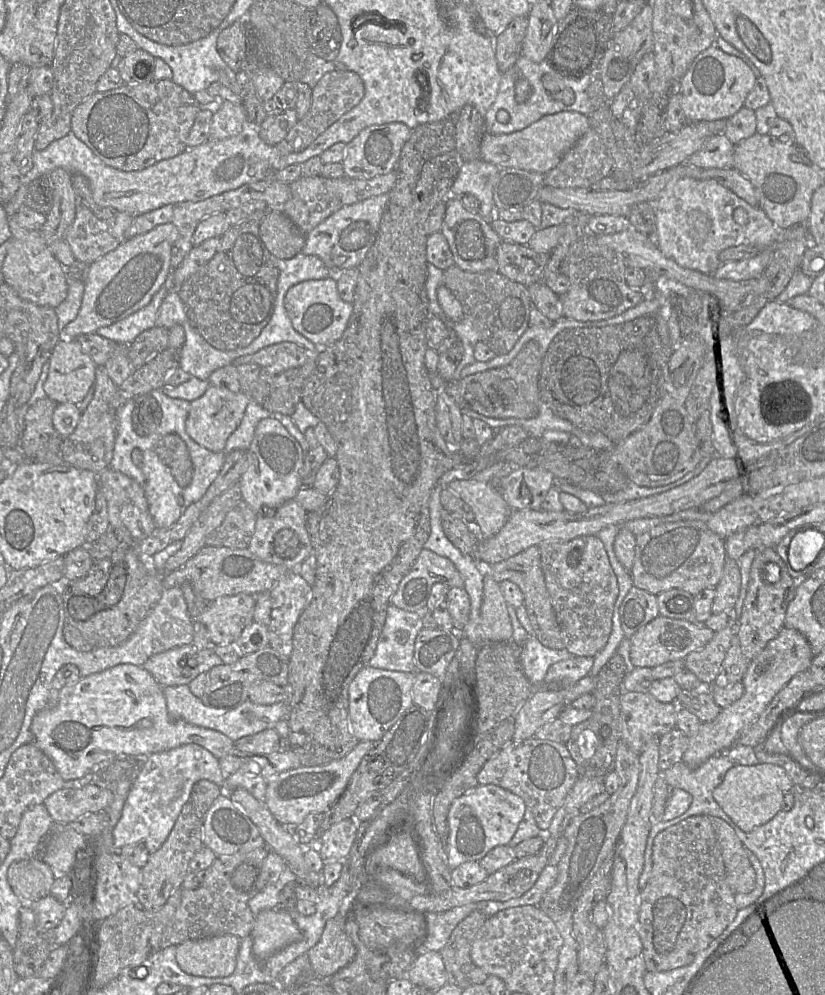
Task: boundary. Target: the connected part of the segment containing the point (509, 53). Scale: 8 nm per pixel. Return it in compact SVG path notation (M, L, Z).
M520 16L502 32L494 34L496 58L502 73L510 70L522 55L522 45L528 24L528 16Z

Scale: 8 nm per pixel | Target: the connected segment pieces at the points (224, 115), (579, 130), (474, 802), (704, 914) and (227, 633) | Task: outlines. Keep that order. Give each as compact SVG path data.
M222 101L220 108L213 114L210 139L223 140L237 136L243 130L247 120L243 105L236 105L229 101Z
M561 111L545 115L517 132L500 135L484 132L480 139L479 158L501 169L518 168L546 173L559 164L576 140L588 129L588 116L579 112Z
M479 784L456 798L449 808L447 817L448 835L445 848L450 868L456 868L465 862L479 862L494 847L508 845L524 816L525 809L526 804L521 797L494 784Z
M690 816L680 821L679 823L659 832L654 838L652 858L653 867L650 878L646 886L640 891L637 930L642 943L642 953L646 971L664 972L690 964L699 952L707 948L709 944L726 929L726 927L735 918L738 909L735 905L734 893L726 882L725 868L721 849L712 823L710 821L710 816Z
M246 593L207 602L199 620L206 627L211 644L234 644L242 631L254 622L255 604L255 595Z

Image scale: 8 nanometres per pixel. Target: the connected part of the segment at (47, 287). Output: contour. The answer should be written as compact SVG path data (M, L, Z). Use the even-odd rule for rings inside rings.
M16 216L9 217L10 245L2 266L4 283L12 287L20 298L39 306L58 307L67 296L67 270L46 244L41 231L21 227Z

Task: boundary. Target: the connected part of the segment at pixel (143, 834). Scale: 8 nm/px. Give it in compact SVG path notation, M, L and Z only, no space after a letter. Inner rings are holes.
M195 743L144 757L125 801L121 818L113 829L116 850L125 845L141 845L150 854L157 851L168 838L182 807L190 801L193 785L207 779L220 786L223 793L226 778L219 766L219 759Z

